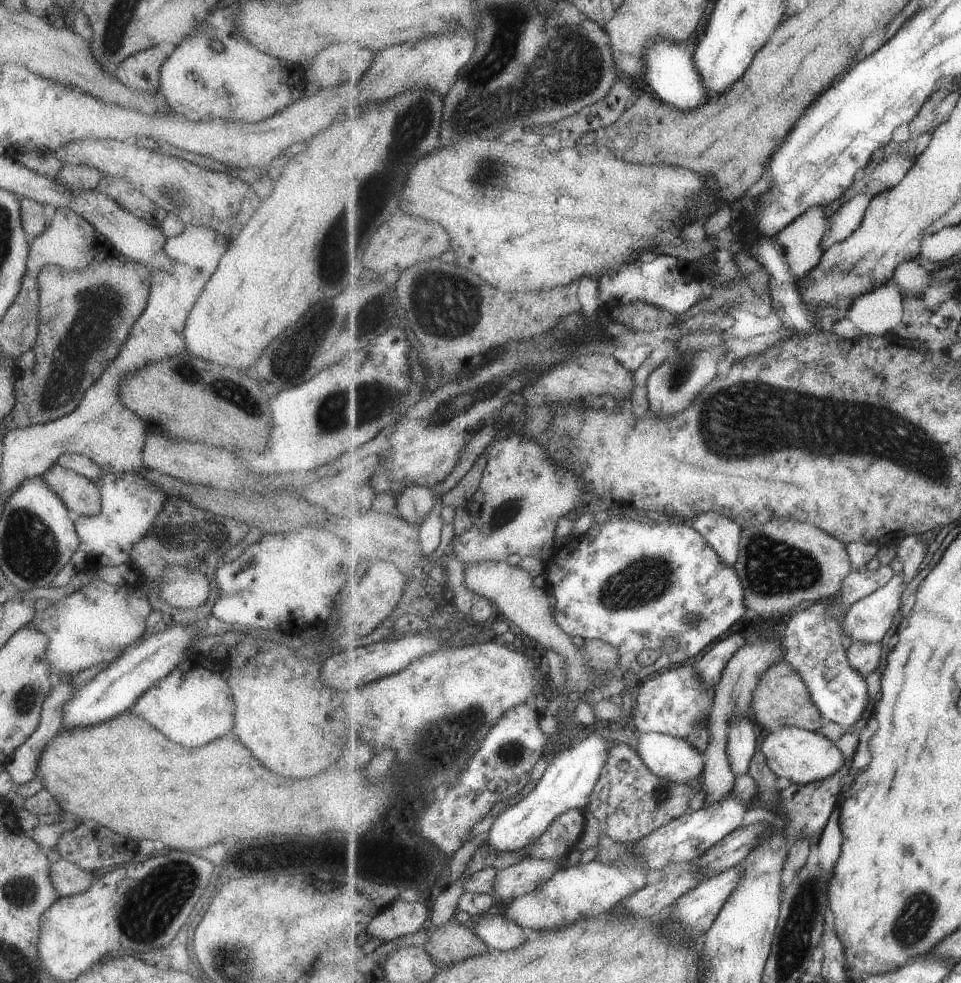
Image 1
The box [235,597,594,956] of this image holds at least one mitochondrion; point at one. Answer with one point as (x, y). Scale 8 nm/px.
(472, 719)

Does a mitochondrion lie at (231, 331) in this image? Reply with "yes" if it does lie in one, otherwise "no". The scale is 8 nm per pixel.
no

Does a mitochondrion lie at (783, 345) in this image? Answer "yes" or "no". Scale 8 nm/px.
no

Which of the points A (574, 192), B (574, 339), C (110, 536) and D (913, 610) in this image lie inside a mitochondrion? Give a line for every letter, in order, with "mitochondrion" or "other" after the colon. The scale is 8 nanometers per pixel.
A: other
B: mitochondrion
C: other
D: other

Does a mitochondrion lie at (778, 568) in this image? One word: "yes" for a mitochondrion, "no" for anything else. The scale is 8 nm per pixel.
yes

